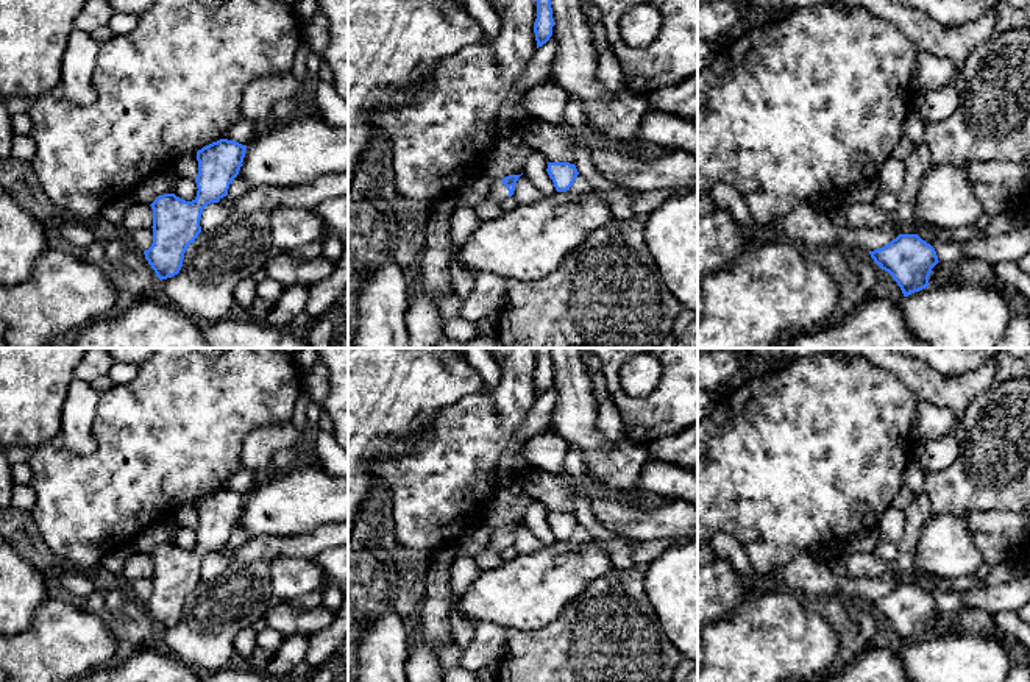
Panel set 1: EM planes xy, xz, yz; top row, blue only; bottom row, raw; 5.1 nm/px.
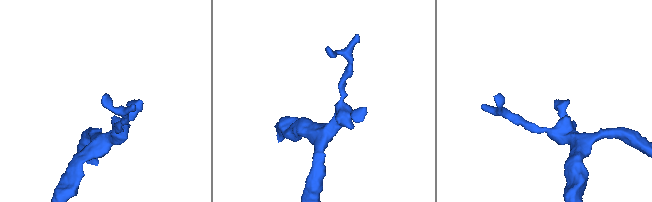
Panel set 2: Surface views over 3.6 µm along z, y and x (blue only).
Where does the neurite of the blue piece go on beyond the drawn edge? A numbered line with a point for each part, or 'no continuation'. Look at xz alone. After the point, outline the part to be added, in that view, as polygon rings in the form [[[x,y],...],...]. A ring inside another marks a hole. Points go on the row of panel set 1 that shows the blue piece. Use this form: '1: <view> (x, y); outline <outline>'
1: xz (500, 192); outline [[[499,179],[499,181],[495,181],[488,200],[493,200],[493,201],[501,203],[501,201],[504,201],[507,197],[509,197],[509,190],[507,190],[507,187],[503,184],[503,181],[501,181],[501,179]]]

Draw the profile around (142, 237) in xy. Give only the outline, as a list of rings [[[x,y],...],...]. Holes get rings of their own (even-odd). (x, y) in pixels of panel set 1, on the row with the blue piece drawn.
[[[142,228],[142,229],[137,229],[133,234],[133,240],[134,240],[134,245],[145,251],[151,247],[153,243],[153,228]]]

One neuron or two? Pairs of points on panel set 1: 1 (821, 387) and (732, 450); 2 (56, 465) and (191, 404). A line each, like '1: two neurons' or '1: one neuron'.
1: one neuron
2: one neuron

